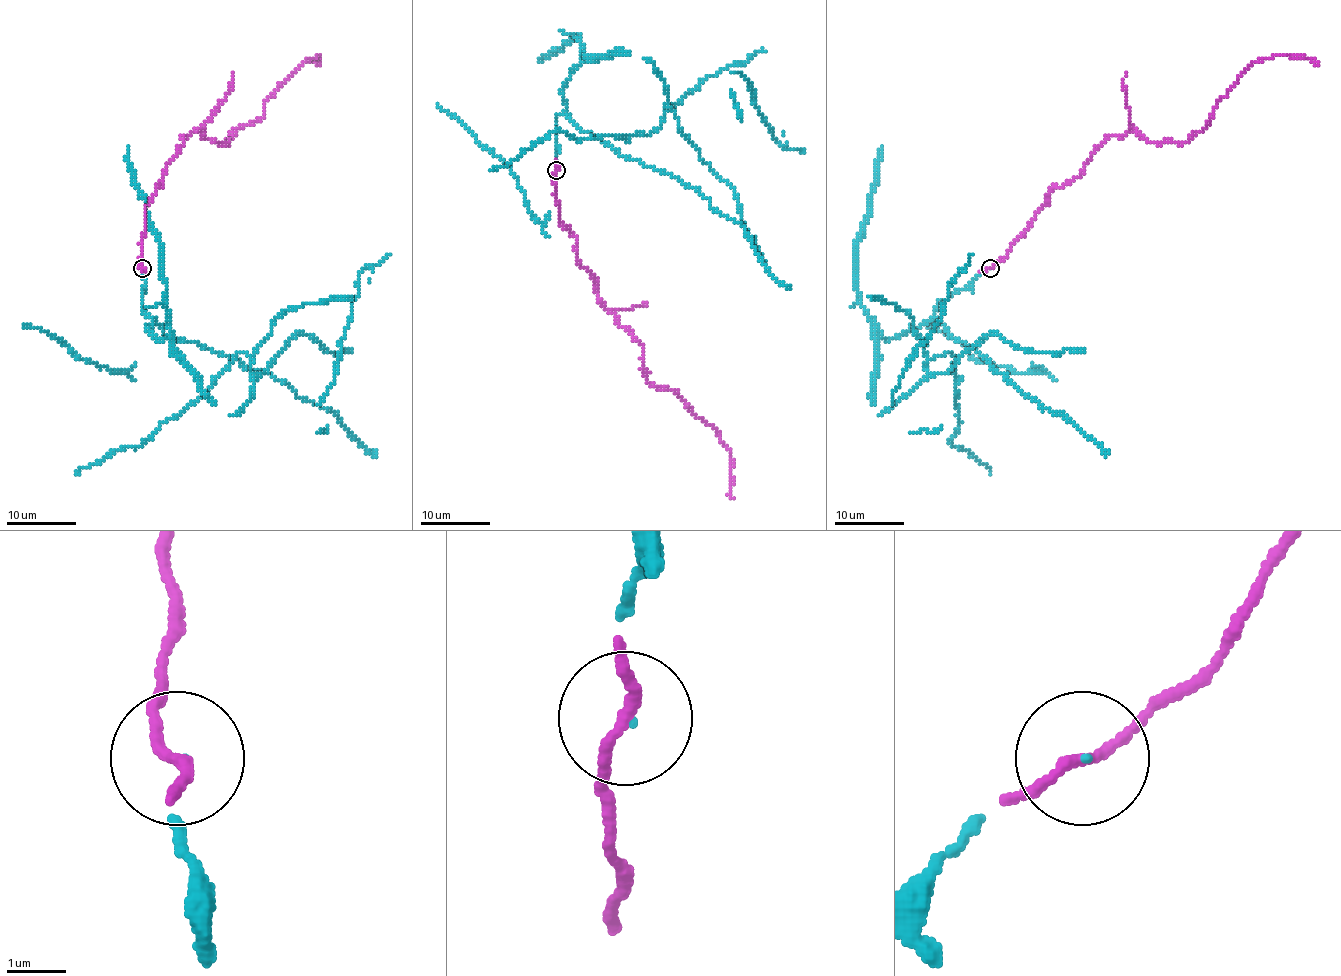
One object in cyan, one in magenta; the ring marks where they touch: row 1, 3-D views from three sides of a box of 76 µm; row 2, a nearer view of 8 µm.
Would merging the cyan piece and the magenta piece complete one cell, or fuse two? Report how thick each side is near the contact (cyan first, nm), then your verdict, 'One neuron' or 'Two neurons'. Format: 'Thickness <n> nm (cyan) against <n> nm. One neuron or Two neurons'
Thickness 30 nm (cyan) against 160 nm. One neuron

